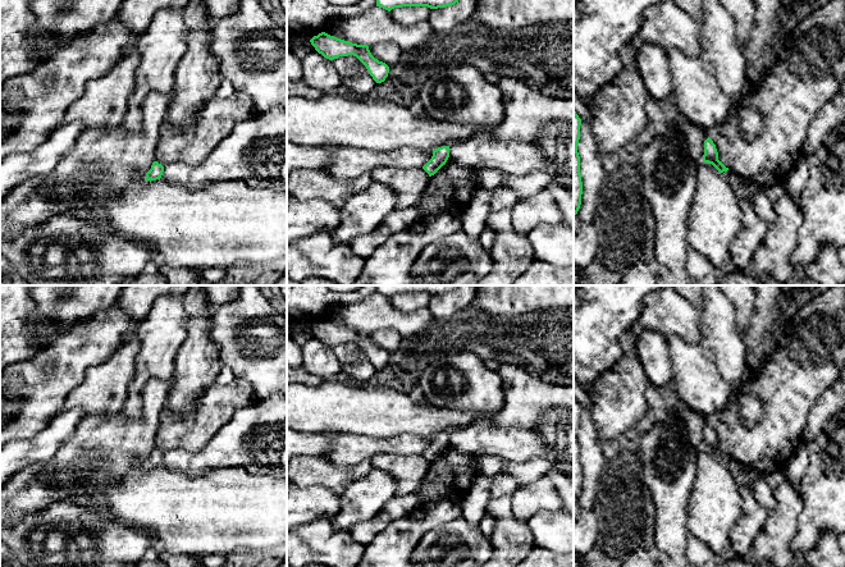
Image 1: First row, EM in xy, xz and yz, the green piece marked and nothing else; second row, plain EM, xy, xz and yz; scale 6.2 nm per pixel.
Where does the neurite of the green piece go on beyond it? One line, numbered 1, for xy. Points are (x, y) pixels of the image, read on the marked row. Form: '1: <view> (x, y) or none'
1: none

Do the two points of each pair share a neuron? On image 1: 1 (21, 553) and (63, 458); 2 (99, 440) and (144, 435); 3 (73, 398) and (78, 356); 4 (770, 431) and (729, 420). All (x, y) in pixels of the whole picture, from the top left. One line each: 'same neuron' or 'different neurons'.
1: different neurons
2: same neuron
3: different neurons
4: same neuron

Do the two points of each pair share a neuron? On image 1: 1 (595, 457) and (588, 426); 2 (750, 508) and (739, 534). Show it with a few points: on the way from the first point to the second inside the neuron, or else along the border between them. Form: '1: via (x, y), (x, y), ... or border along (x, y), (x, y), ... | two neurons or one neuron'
1: via (590, 449), (588, 434) | one neuron
2: via (750, 515), (750, 522), (745, 527) | one neuron

